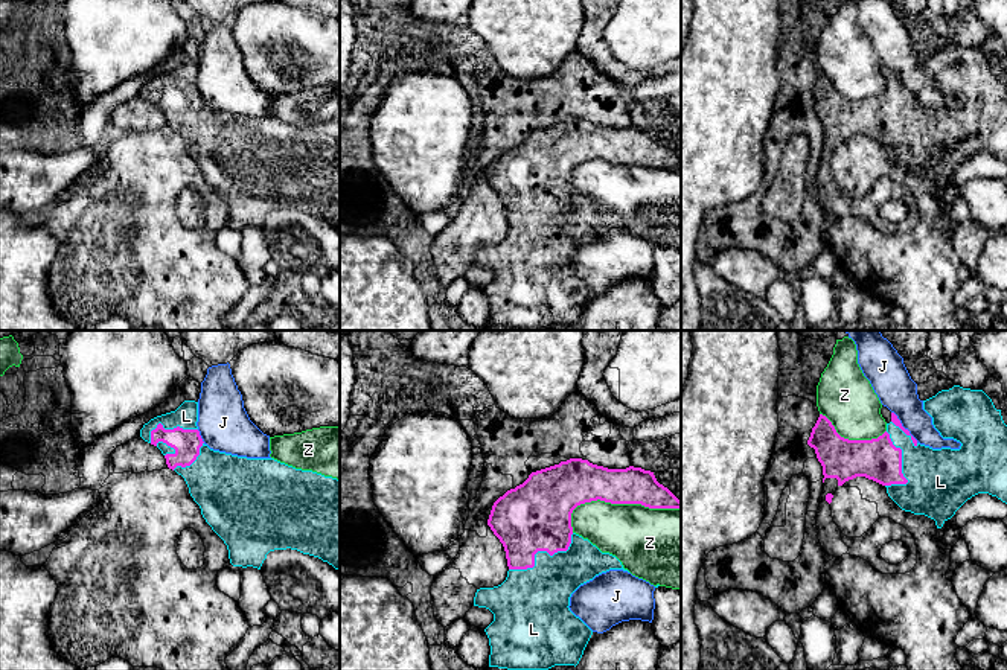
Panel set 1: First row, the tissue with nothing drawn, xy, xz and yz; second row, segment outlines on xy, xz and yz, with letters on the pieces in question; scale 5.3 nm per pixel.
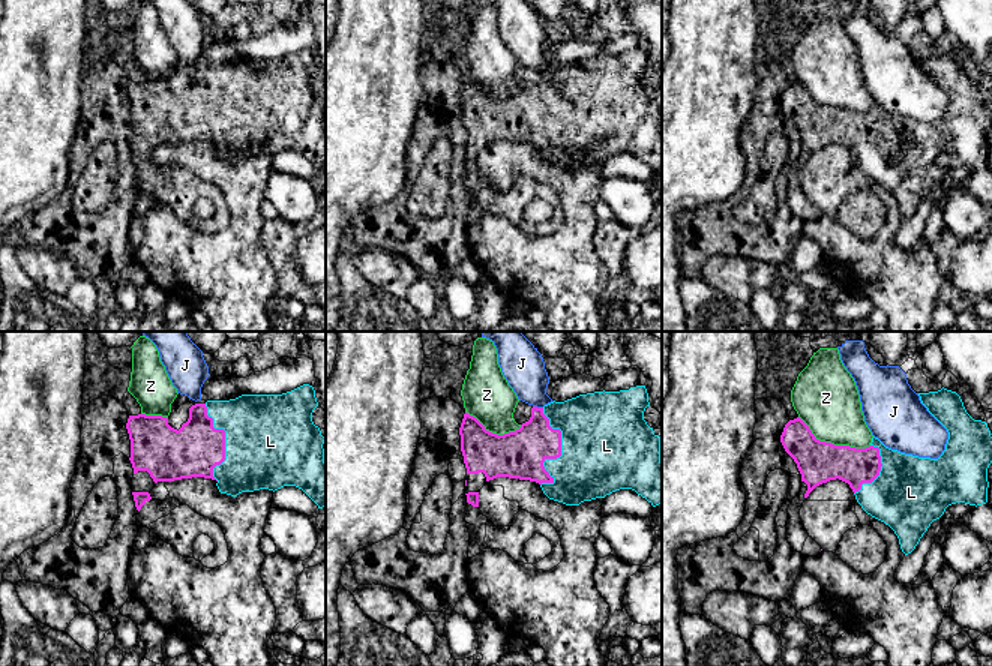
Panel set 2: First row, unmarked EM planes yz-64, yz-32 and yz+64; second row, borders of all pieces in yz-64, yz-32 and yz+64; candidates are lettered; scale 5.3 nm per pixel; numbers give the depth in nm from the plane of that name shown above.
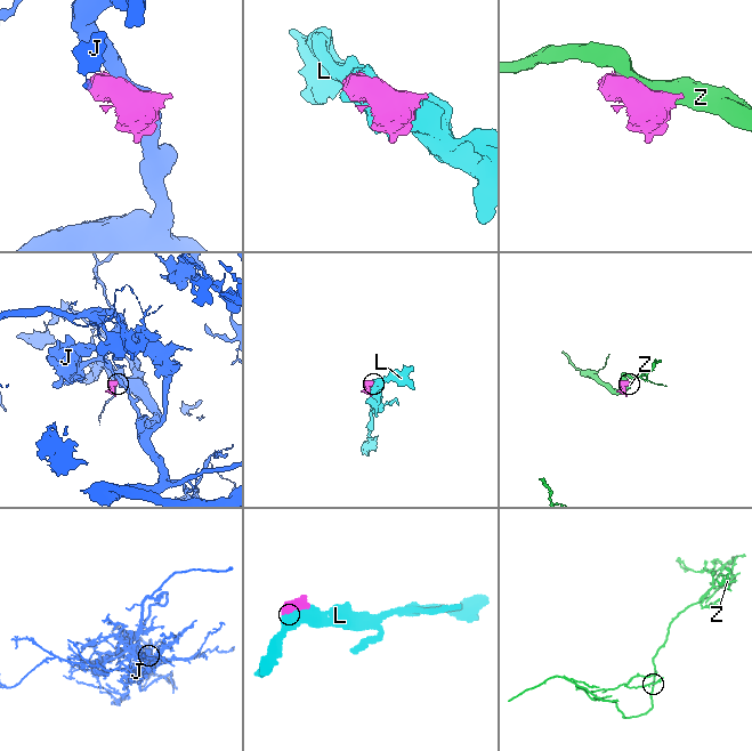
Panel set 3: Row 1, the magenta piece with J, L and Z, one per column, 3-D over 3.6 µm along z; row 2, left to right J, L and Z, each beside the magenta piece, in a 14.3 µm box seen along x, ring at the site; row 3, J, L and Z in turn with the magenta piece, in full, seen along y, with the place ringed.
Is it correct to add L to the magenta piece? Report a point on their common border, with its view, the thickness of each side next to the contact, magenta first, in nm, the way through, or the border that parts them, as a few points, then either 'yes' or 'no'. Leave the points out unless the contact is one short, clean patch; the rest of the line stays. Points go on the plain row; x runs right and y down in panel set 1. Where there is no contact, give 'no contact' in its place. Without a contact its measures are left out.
contact xz (541, 209); calibres 360 and 320 nm; yes

